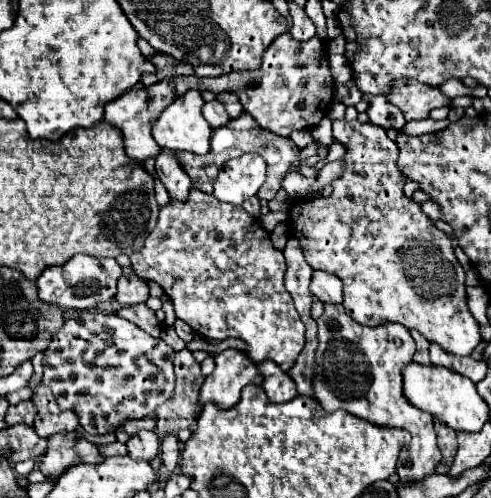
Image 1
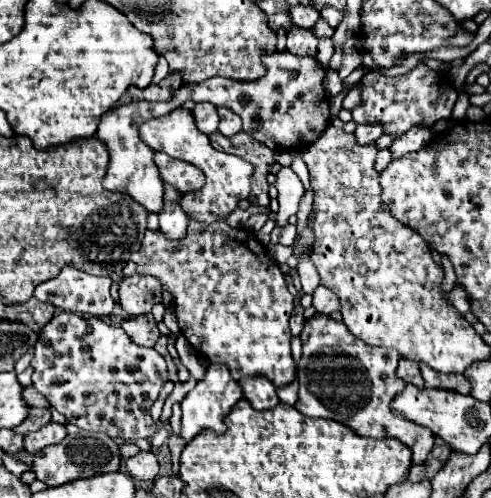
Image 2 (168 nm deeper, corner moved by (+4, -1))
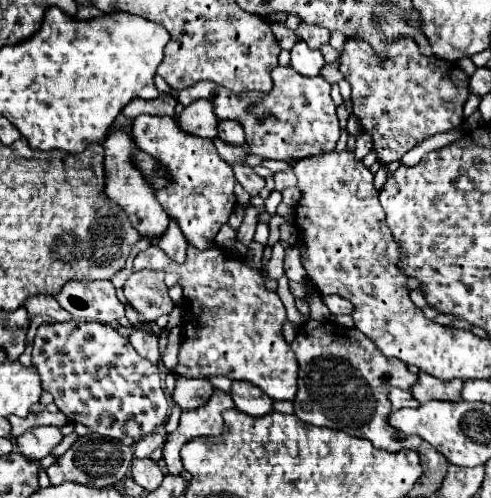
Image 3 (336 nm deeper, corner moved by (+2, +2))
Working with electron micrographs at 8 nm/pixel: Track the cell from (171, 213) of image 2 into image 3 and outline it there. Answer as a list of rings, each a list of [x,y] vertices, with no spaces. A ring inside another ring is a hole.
[[[169,220],[167,232],[163,232],[163,236],[157,240],[157,246],[163,248],[167,252],[167,256],[177,262],[185,260],[187,240],[185,240],[183,232],[179,232],[179,224],[175,224],[175,220]]]

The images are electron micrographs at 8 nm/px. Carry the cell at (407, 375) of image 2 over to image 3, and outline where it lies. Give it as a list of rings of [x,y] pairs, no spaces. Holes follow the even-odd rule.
[[[393,388],[393,390],[389,392],[389,400],[391,400],[391,404],[393,404],[393,410],[397,410],[397,408],[405,408],[405,406],[411,406],[411,408],[419,406],[419,402],[411,396],[411,390]]]

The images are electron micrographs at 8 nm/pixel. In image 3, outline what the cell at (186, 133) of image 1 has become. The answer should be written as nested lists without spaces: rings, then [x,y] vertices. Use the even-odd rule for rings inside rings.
[[[143,114],[133,120],[131,136],[139,150],[151,154],[163,168],[169,170],[171,184],[163,190],[157,190],[157,200],[171,218],[177,218],[185,238],[197,248],[205,250],[237,206],[237,180],[233,168],[217,154],[213,140],[183,132],[183,128],[179,128],[177,116]]]

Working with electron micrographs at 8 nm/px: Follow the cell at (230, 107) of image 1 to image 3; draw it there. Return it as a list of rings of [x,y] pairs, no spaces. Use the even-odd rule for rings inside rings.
[[[221,120],[219,122],[219,138],[227,140],[229,144],[245,144],[243,126],[235,120]]]

